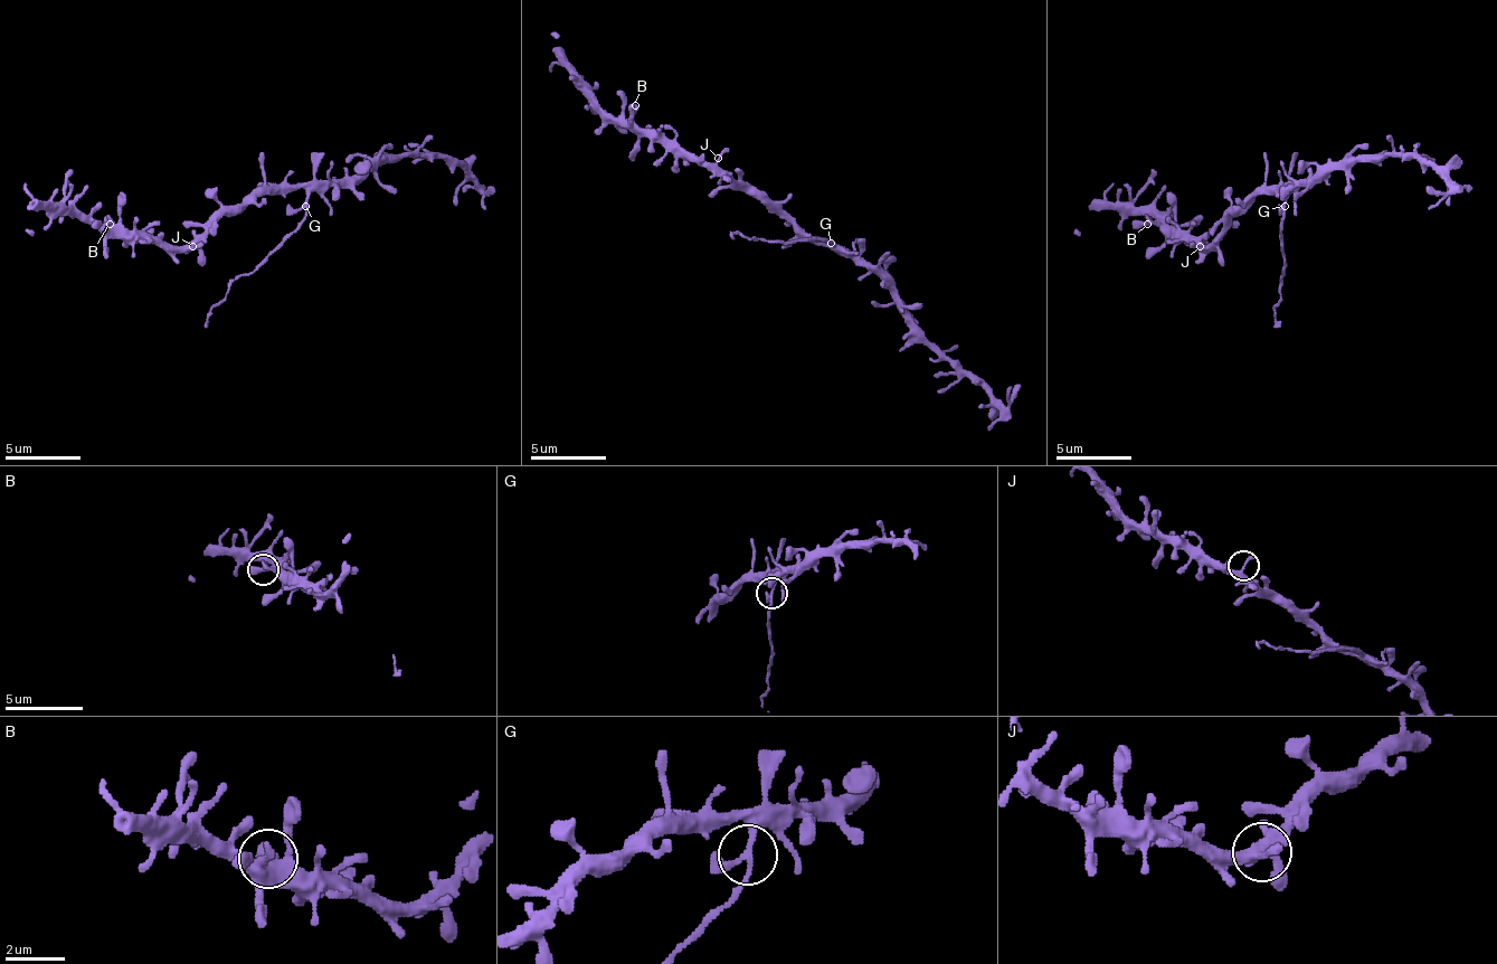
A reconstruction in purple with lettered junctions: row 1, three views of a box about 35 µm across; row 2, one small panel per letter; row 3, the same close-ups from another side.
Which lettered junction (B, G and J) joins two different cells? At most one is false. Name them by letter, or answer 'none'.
G

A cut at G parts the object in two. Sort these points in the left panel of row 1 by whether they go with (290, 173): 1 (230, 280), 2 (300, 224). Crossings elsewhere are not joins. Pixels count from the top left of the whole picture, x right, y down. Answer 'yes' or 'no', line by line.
1: no
2: no

